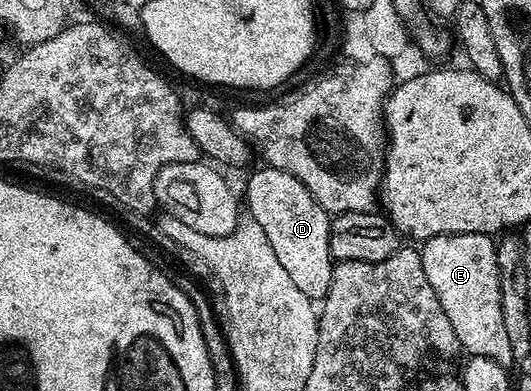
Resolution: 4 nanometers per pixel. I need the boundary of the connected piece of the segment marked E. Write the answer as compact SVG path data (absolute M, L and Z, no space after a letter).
M451 232L448 236L432 236L423 241L419 254L422 258L422 266L426 270L426 278L430 278L430 286L434 286L434 294L438 302L442 302L442 310L446 310L446 318L450 318L450 326L454 326L454 334L458 338L461 349L465 353L468 351L469 357L481 356L505 366L511 365L513 359L510 337L506 335L506 325L502 323L500 271L493 237L482 232Z

